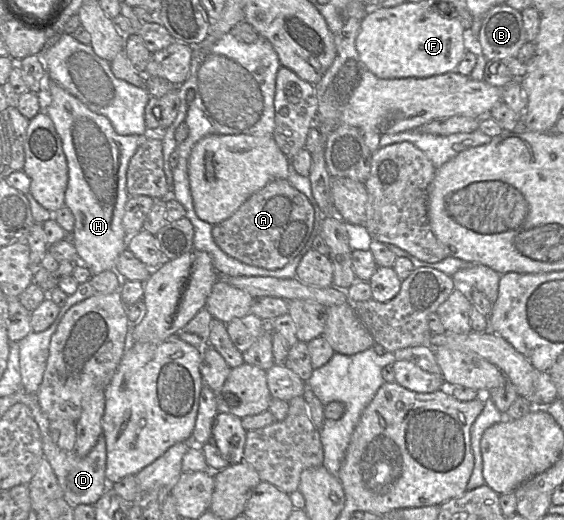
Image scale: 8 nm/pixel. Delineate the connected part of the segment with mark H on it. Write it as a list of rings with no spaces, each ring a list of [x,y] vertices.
[[[47,75],[42,95],[44,97],[42,111],[46,111],[51,117],[62,140],[62,148],[67,160],[68,183],[64,205],[74,216],[73,244],[77,251],[77,258],[93,274],[114,270],[118,256],[127,249],[129,237],[122,225],[125,205],[130,197],[126,187],[127,169],[138,147],[147,140],[147,129],[141,136],[117,134],[108,118],[91,111],[57,82],[47,79]]]

